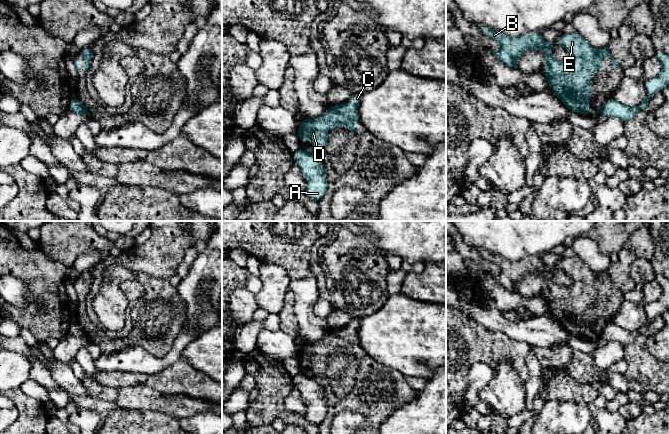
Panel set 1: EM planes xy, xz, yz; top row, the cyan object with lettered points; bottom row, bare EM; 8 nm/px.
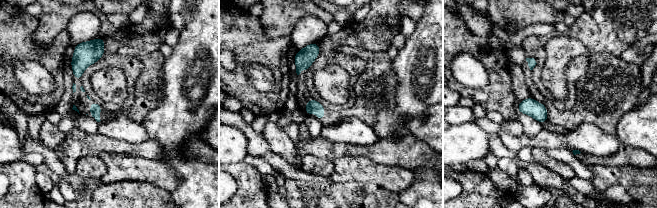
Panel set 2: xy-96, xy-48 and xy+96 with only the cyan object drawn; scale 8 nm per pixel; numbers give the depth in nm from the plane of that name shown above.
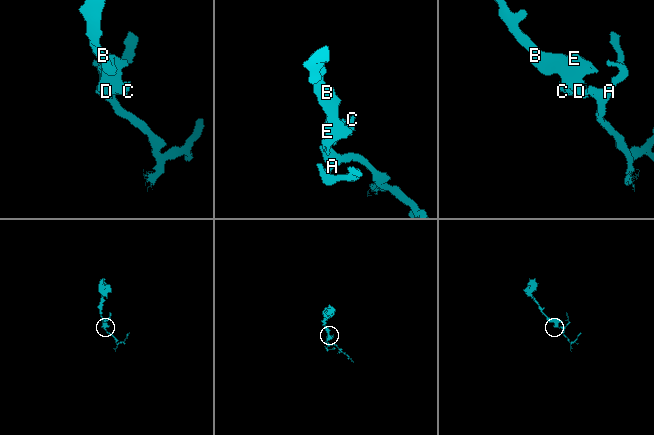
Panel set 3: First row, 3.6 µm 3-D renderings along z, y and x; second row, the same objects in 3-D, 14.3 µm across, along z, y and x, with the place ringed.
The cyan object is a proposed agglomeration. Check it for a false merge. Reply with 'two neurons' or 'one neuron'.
two neurons

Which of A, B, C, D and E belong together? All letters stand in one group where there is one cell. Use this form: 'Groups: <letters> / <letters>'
Groups: A / B C D E

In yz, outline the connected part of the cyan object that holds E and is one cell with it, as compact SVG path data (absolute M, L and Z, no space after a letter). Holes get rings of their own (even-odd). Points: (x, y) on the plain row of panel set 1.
M480 250L480 254L485 260L496 264L500 268L499 274L497 274L495 276L491 275L491 274L486 274L486 275L492 276L493 279L499 285L503 286L506 290L509 290L511 292L518 293L516 290L516 285L519 283L519 281L522 279L522 277L524 275L526 275L526 274L542 274L545 279L544 299L546 300L547 307L550 311L550 313L563 326L563 328L569 334L577 336L577 337L582 338L584 340L590 340L590 315L591 315L590 306L598 294L603 295L603 293L602 293L603 280L604 279L610 280L610 283L611 283L612 288L614 289L614 292L616 292L617 290L620 290L612 282L612 280L607 272L595 273L576 255L574 255L570 258L559 260L553 266L544 266L542 264L542 258L540 258L538 255L525 257L525 258L520 259L519 261L508 261L507 259L500 257L498 255L492 254L487 250ZM553 268L561 269L573 280L573 283L570 286L562 286L562 285L558 285L557 283L555 283L550 275Z

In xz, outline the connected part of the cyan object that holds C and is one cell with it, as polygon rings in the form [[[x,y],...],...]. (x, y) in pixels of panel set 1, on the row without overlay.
[[[354,319],[353,327],[341,327],[338,329],[330,329],[324,339],[317,343],[304,342],[298,349],[299,365],[317,365],[317,371],[309,371],[306,375],[311,378],[313,375],[325,374],[329,369],[326,363],[326,356],[331,352],[343,349],[346,354],[357,356],[354,352],[357,346],[360,346],[358,330],[361,319]]]

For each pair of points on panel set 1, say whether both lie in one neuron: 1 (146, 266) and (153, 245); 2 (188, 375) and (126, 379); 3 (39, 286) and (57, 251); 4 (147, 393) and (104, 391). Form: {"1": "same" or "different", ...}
{"1": "same", "2": "same", "3": "different", "4": "different"}

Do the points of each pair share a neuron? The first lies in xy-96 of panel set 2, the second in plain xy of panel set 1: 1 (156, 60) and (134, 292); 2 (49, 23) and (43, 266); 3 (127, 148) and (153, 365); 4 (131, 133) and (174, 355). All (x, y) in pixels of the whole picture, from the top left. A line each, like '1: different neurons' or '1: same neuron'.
1: different neurons
2: different neurons
3: different neurons
4: same neuron

